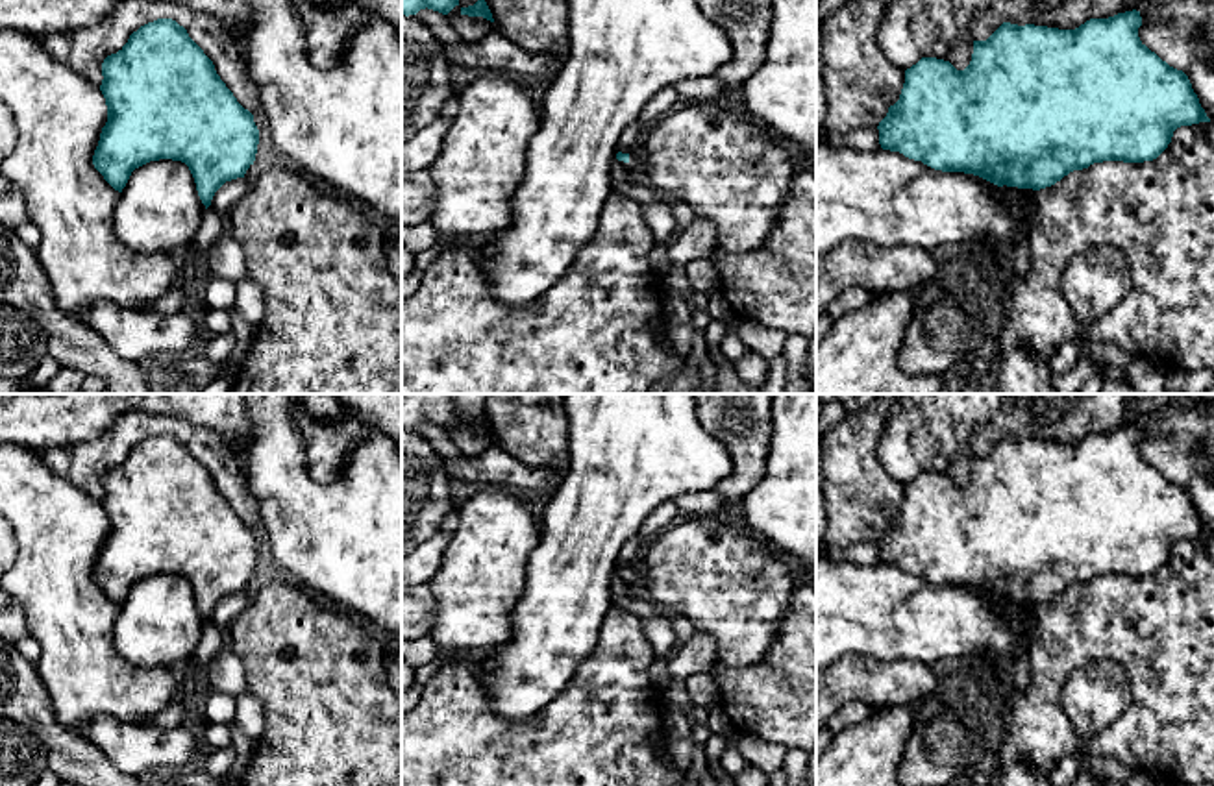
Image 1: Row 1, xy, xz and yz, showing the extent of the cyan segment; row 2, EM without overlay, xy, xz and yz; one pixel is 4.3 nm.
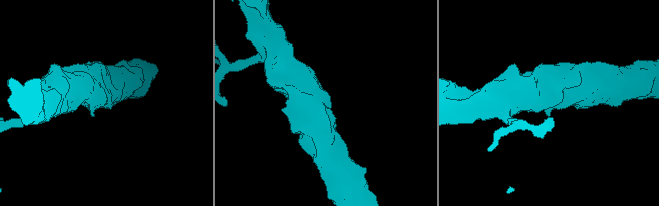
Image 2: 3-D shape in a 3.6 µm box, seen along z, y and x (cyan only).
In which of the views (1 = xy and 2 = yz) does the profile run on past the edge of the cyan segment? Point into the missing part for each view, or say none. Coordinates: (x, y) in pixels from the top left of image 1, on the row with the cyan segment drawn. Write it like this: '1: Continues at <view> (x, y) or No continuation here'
1: No continuation here
2: No continuation here

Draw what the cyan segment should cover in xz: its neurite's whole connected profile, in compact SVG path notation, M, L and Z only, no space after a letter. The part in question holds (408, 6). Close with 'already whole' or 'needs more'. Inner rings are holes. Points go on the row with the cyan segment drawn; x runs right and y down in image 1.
M402 0L402 15L416 15L426 7L448 15L455 6L459 0Z; already whole

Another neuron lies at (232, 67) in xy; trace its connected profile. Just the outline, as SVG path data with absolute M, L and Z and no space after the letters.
M122 0L98 24L41 35L43 48L74 72L102 85L102 63L128 43L141 26L157 18L172 18L213 61L217 74L237 102L255 113L261 105L259 87L248 72L248 59L222 24L205 13L161 0Z

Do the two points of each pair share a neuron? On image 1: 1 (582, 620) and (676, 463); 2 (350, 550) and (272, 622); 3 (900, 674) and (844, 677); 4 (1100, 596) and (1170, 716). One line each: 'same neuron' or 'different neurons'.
1: same neuron
2: different neurons
3: same neuron
4: same neuron

